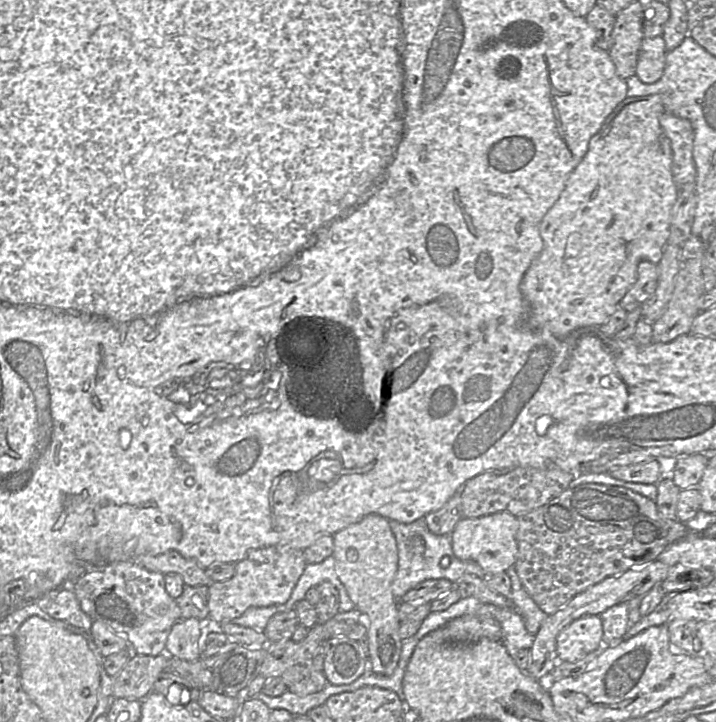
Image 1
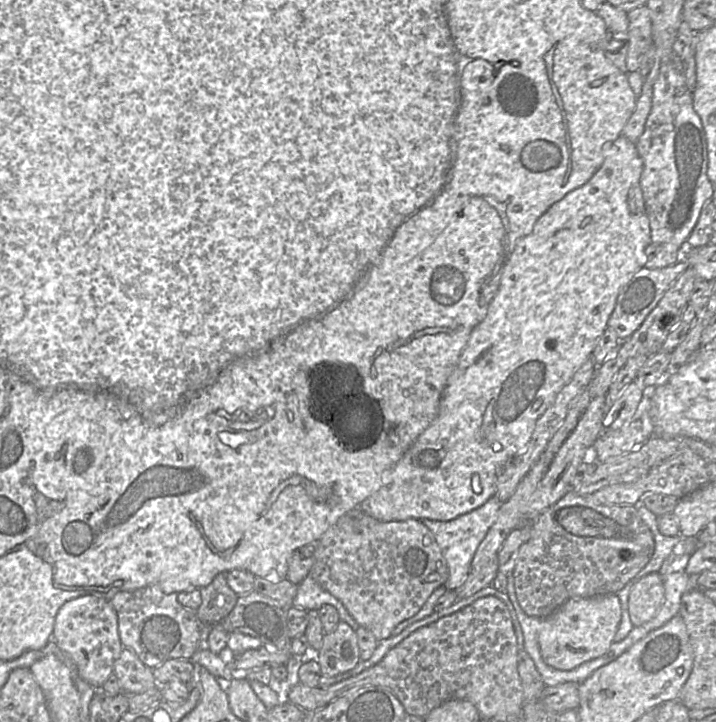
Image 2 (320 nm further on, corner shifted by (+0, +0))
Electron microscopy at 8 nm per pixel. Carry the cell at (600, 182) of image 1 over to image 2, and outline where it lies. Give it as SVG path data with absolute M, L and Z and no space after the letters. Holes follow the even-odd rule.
M620 136L605 150L605 159L601 167L584 185L567 193L560 201L554 203L535 222L532 232L519 239L506 261L498 290L490 302L483 320L472 330L459 361L446 384L434 421L416 438L401 459L383 475L381 488L365 499L359 510L381 522L405 521L408 519L430 519L451 521L469 513L495 496L497 491L497 469L529 443L536 422L554 403L560 390L572 379L580 366L591 357L594 348L608 326L608 320L615 309L621 289L641 268L645 267L646 248L651 243L649 218L646 213L644 198L640 187L643 161L638 154L636 144L625 136Z

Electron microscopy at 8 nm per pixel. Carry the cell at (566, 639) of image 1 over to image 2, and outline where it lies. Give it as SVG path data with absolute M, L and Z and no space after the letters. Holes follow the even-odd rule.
M616 594L569 598L540 625L538 646L544 662L558 670L571 670L601 656L614 642L620 620L621 604Z

